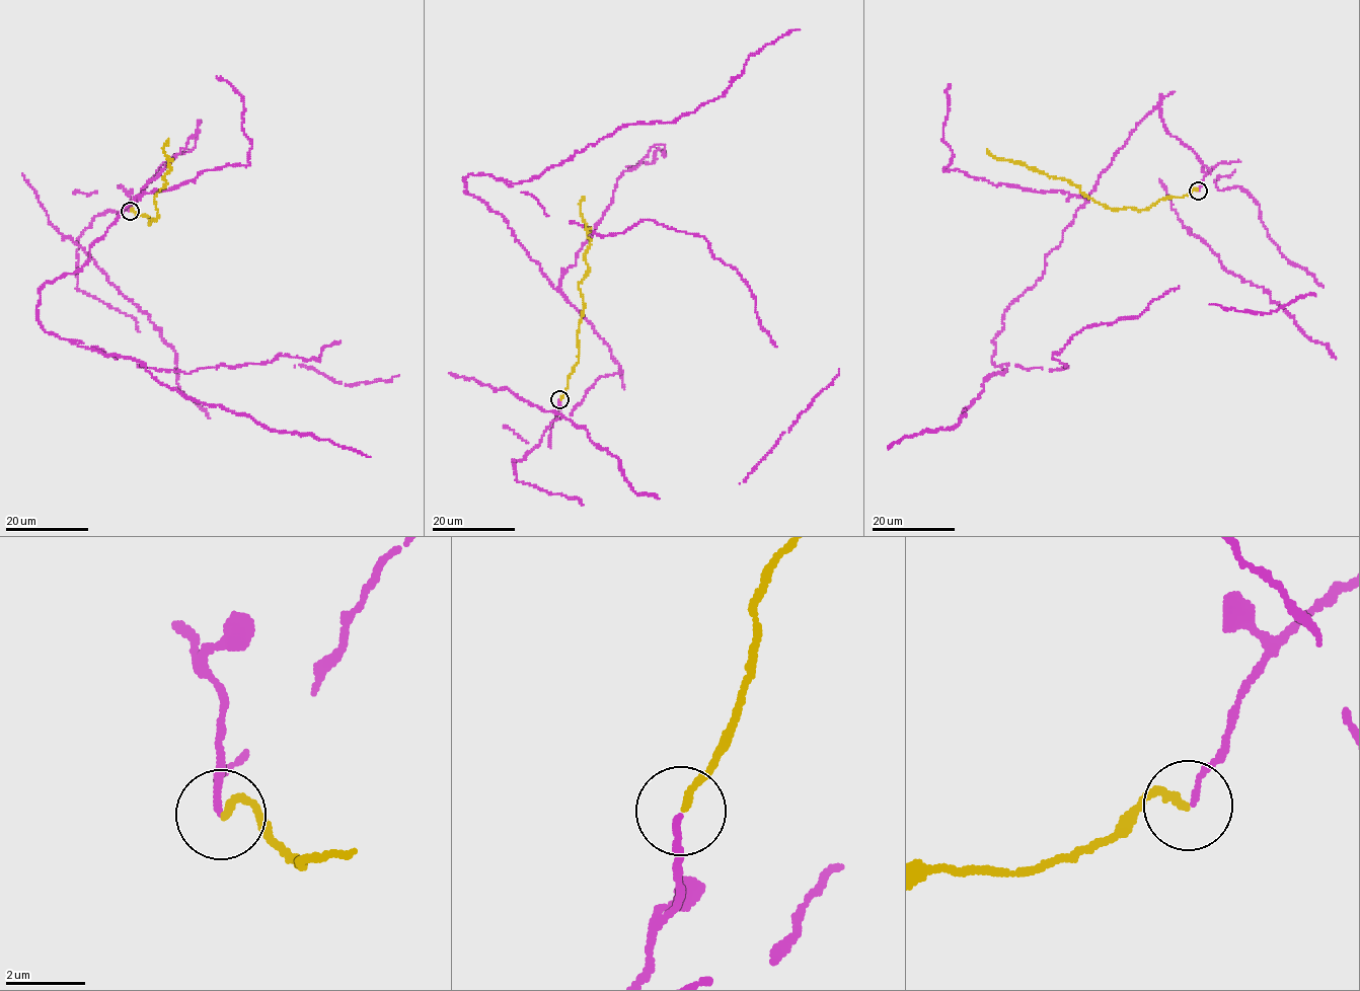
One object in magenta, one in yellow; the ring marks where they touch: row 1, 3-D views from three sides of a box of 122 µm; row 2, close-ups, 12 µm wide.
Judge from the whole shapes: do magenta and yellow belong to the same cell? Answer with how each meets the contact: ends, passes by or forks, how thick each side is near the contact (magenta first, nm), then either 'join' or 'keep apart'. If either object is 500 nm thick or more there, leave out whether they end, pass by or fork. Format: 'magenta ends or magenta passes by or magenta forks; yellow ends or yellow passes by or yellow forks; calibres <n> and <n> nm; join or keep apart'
magenta ends; yellow ends; calibres 120 and 180 nm; join

